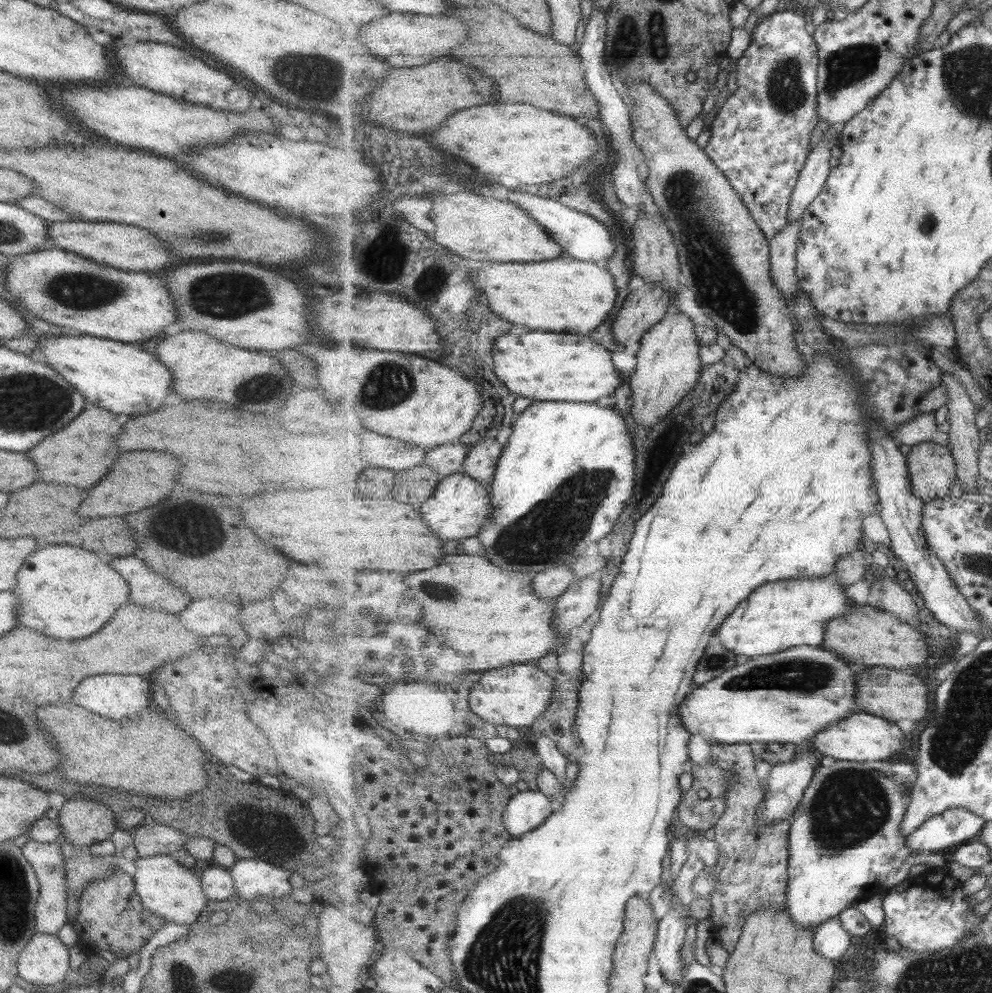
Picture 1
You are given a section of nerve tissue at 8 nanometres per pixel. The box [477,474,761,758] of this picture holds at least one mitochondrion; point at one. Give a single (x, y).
(713, 662)

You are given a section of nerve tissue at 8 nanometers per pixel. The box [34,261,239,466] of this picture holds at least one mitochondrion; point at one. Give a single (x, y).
(80, 291)

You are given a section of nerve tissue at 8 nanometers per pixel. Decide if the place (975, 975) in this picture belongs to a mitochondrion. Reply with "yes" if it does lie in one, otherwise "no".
yes

